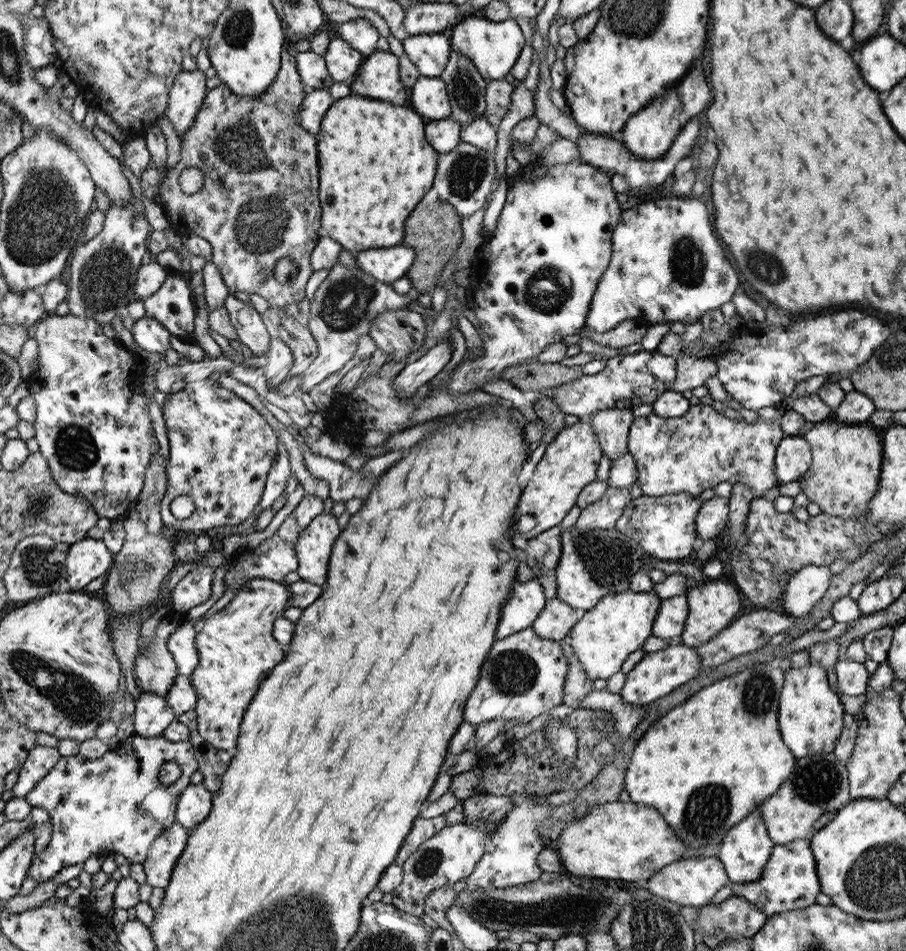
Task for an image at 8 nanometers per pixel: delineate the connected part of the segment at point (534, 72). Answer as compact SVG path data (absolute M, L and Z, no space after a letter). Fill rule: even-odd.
M532 62L526 76L513 90L508 114L497 128L497 147L494 153L501 160L510 152L512 129L520 120L535 116L535 95L540 82L539 66L540 63Z

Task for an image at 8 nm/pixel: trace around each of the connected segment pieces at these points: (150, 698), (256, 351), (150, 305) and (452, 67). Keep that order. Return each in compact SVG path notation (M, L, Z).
M146 692L139 695L133 714L133 729L136 735L146 738L162 736L174 720L176 712L165 697Z
M234 295L228 296L223 304L228 310L238 341L246 344L254 356L266 355L271 337L262 321L262 316L250 303L240 302Z
M170 272L160 290L143 301L147 318L158 321L186 343L197 344L198 294L194 294L190 281L186 274Z
M453 48L440 77L449 88L452 118L461 127L468 126L476 117L485 114L487 80L482 78L475 63L467 56Z

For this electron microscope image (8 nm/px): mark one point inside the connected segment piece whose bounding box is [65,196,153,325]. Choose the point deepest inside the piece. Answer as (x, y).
(102, 278)

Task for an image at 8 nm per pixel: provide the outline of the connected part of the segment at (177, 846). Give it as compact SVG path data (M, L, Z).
M176 822L155 841L142 863L146 883L153 888L166 888L172 880L173 870L189 842L189 827Z

